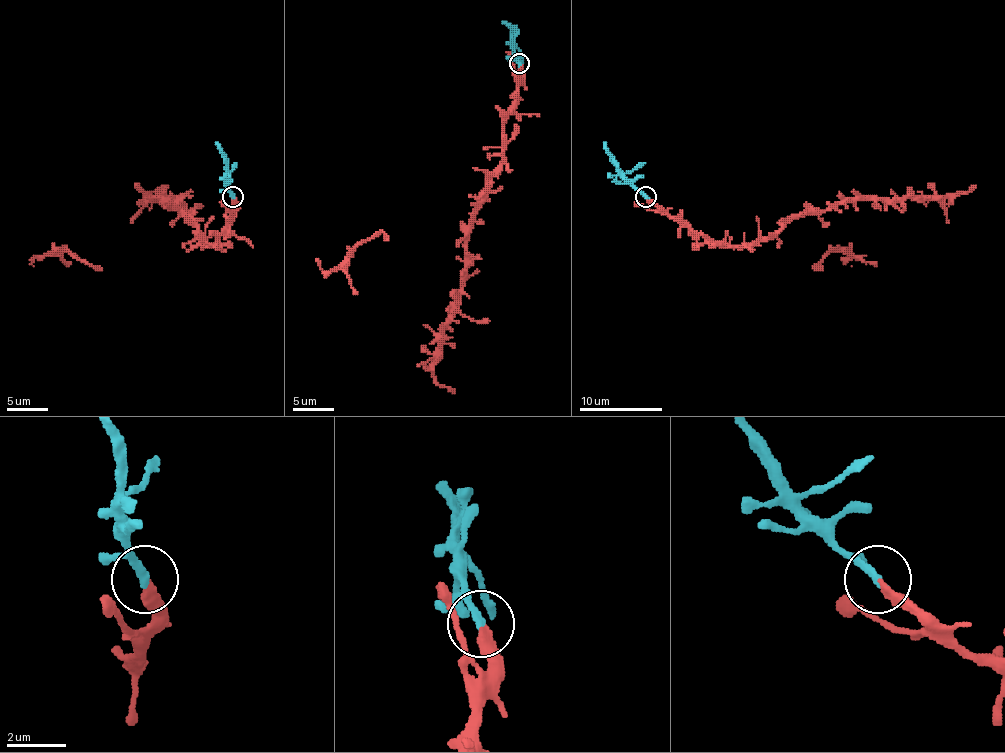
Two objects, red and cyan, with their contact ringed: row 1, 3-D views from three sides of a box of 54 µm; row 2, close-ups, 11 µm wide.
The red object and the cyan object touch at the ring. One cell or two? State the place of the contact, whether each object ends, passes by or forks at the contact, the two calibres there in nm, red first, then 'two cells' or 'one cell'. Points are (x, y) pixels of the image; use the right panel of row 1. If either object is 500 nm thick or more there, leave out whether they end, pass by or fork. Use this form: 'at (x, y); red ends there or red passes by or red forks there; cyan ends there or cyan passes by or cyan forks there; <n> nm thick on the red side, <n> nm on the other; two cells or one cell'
at (645, 196); red ends there; cyan ends there; 300 nm thick on the red side, 280 nm on the other; one cell

